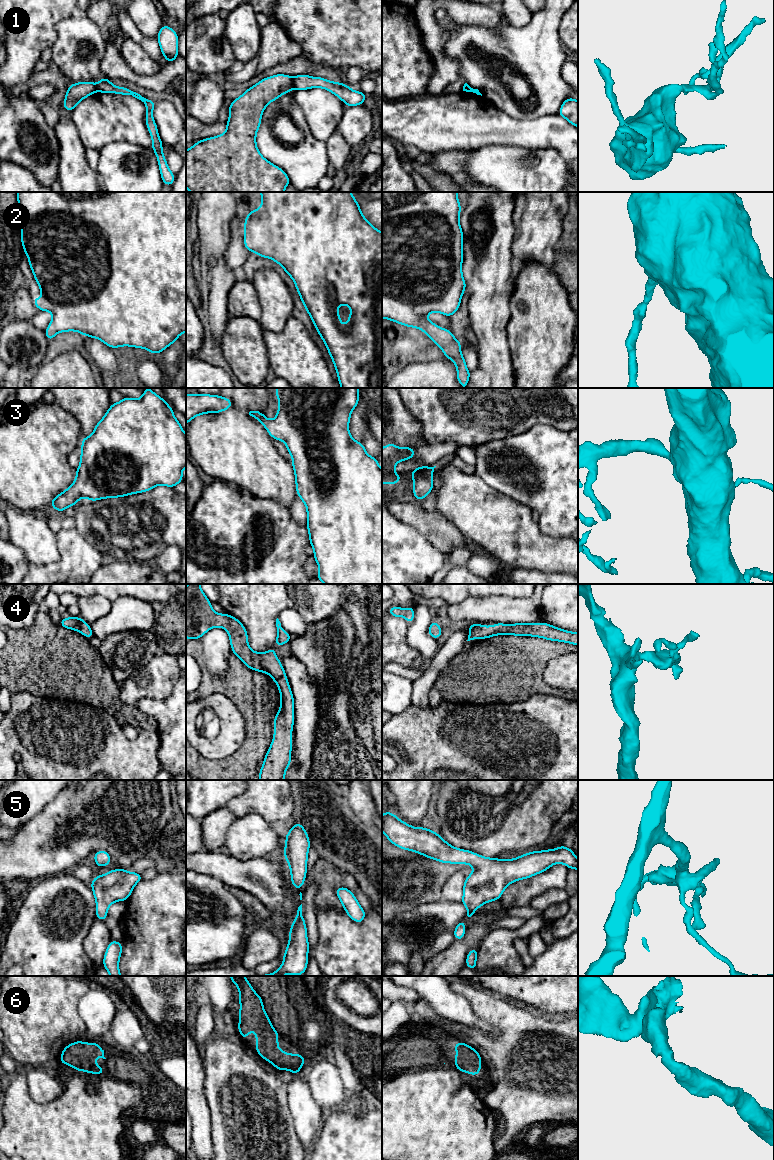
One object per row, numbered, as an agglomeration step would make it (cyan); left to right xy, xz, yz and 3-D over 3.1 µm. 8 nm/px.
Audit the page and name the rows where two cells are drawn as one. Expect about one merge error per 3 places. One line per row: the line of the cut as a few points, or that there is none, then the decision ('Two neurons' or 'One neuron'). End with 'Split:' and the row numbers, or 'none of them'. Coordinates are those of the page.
1: Split along xz (292, 77), (293, 86). Two neurons
2: No split. One neuron
3: No split. One neuron
4: No split. One neuron
5: No split. One neuron
6: No split. One neuron
Split: 1

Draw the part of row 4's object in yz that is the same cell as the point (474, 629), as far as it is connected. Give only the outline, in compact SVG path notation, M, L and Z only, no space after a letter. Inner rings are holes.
M479 623L467 625L469 627L468 640L485 639L495 635L515 635L541 637L551 641L571 643L578 646L578 632L570 632L548 623L497 623L492 626L483 626Z

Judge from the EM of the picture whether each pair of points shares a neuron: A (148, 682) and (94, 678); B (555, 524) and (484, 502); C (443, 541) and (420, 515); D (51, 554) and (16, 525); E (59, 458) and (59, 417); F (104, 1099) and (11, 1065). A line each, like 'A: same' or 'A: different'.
A: different
B: different
C: same
D: same
E: same
F: different

